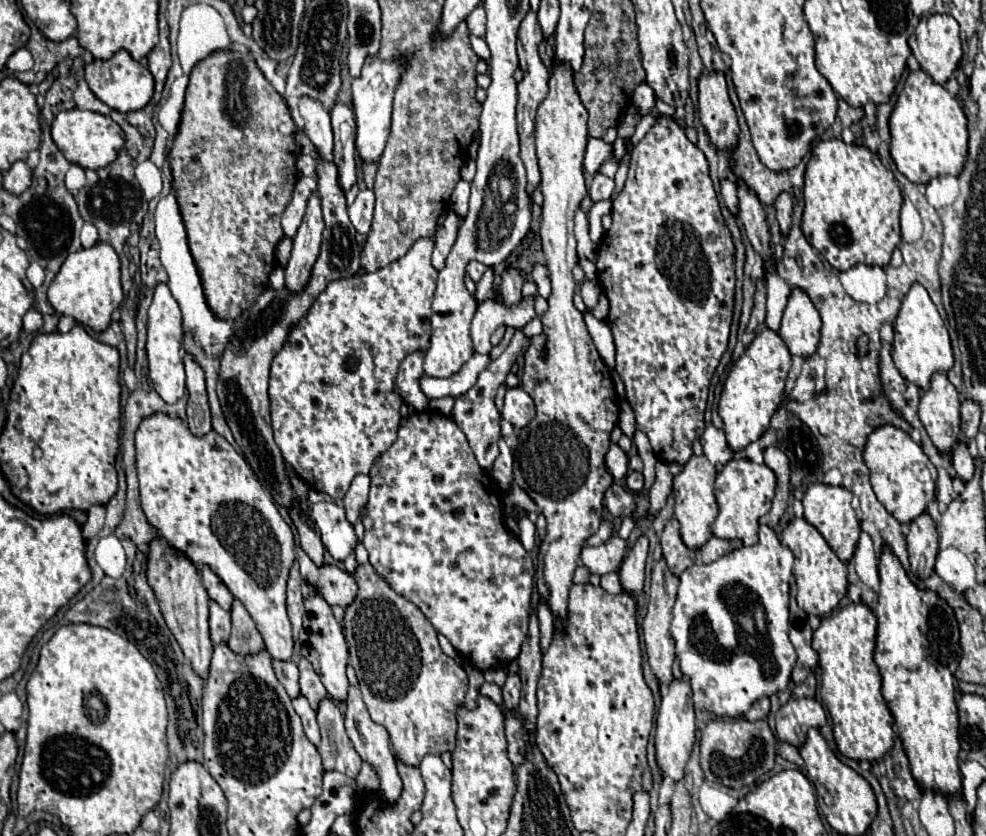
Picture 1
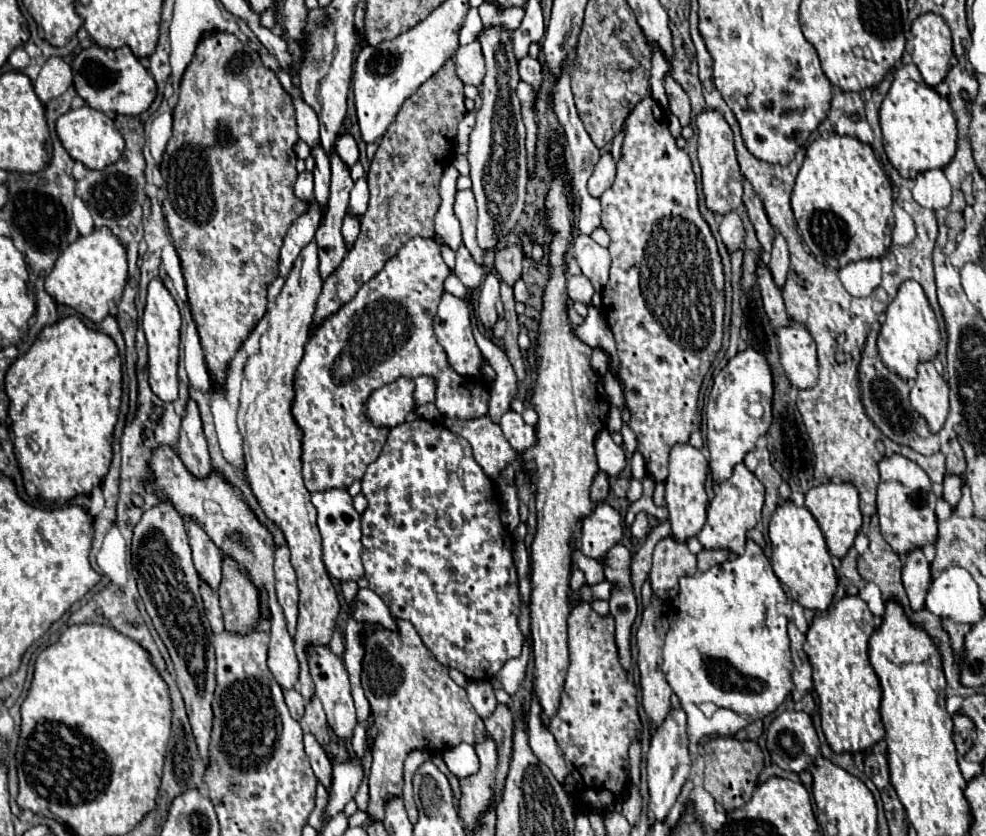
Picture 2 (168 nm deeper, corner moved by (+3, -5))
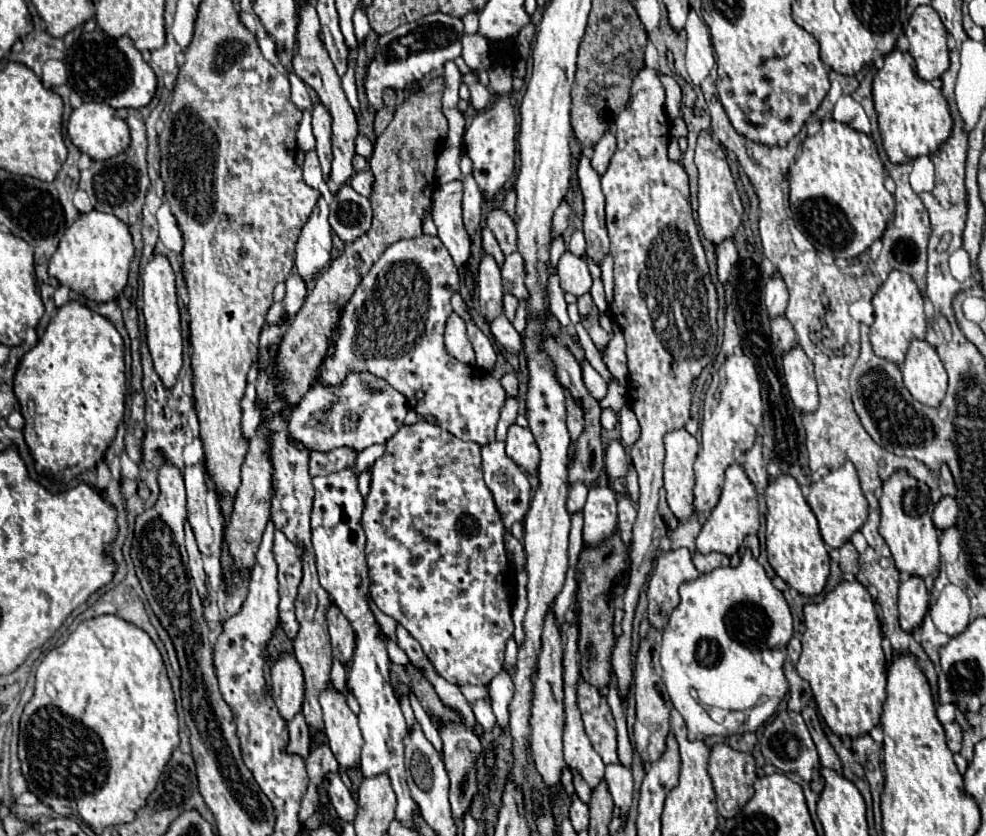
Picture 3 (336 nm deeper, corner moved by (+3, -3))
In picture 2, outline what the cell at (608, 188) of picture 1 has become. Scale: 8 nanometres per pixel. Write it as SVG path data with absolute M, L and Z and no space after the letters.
M603 151L599 163L593 169L593 175L589 177L589 193L593 197L601 197L605 189L613 185L615 179L615 161L611 157L611 151Z

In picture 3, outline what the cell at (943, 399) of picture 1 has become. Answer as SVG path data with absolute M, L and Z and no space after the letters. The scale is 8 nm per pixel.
M913 341L901 365L909 393L927 407L939 407L947 391L947 373L935 349L927 341Z

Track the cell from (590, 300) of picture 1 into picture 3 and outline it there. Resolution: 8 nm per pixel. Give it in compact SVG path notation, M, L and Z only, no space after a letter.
M569 251L563 253L559 261L559 281L565 293L571 293L575 297L589 293L591 289L591 275L587 269L585 259L571 255Z

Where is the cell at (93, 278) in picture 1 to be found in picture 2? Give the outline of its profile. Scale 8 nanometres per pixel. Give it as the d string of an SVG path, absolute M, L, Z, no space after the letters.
M95 227L89 235L79 235L55 261L53 271L45 277L45 291L59 303L69 305L101 323L119 303L127 281L127 251L123 243L107 229Z

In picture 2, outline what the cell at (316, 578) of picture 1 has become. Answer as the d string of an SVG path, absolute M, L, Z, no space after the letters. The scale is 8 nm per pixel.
M359 589L357 593L357 605L355 605L355 617L359 621L373 621L383 625L385 629L399 629L395 625L395 617L391 615L391 611L387 609L387 605L371 591L371 589Z

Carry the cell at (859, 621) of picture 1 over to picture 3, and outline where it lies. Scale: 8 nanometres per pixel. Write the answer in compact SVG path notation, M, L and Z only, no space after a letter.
M841 581L821 603L805 605L803 613L805 633L797 673L811 685L817 709L837 737L867 735L879 725L887 699L885 655L875 601L861 583Z

